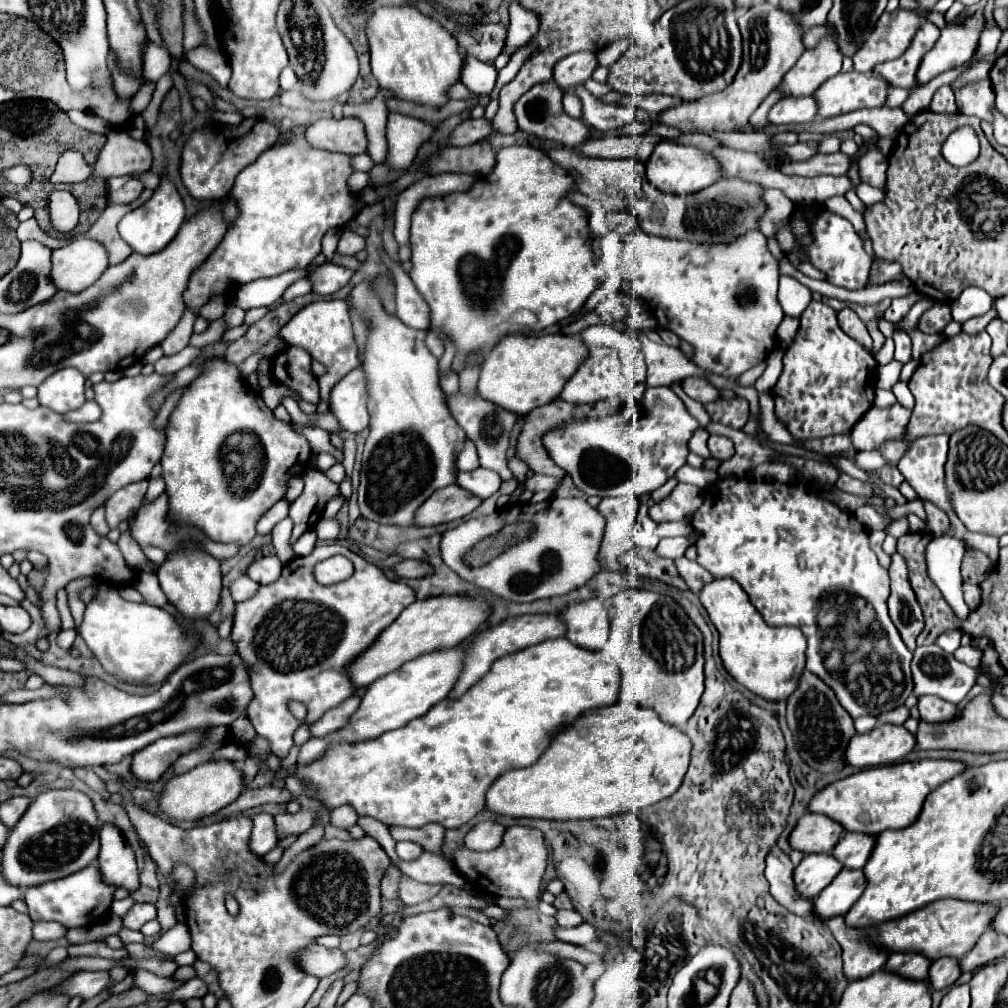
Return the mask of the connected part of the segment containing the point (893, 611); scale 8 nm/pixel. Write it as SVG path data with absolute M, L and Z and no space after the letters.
M901 554L891 556L889 566L889 578L891 578L891 596L889 596L889 616L899 630L905 646L913 652L915 650L915 638L923 630L923 612L915 598L915 592L909 584L907 576L907 562Z

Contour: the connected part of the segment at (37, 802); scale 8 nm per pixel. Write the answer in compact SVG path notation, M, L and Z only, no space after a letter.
M51 790L37 796L17 822L3 848L3 876L15 886L39 886L65 878L99 856L99 820L93 802L77 790Z

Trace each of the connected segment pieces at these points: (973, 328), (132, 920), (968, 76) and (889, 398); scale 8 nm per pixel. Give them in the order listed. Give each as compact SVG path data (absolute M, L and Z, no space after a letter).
M991 308L987 314L983 314L983 316L979 316L979 318L971 318L971 320L967 320L967 322L963 324L963 332L967 332L967 334L983 332L983 330L987 328L987 324L989 324L991 320L995 320L995 318L997 318L997 310Z
M135 904L123 918L123 926L129 930L139 930L145 922L155 920L157 910L153 904Z
M980 62L975 66L966 70L953 82L951 85L952 90L955 92L963 86L970 84L972 82L980 81L983 79L989 79L989 72L993 67L993 63L990 62Z
M875 390L875 402L873 402L873 406L877 406L877 408L889 408L889 406L893 406L897 402L897 398L895 398L895 394L893 392L887 392L887 390Z

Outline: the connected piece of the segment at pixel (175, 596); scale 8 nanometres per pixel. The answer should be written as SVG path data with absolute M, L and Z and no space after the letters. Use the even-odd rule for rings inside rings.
M187 544L185 550L179 550L179 554L175 554L175 558L167 558L167 562L163 566L159 566L157 576L159 576L161 588L167 596L167 600L185 618L191 618L191 620L209 618L219 604L219 594L221 594L219 560L207 552L201 552L193 544ZM167 574L171 574L171 578L167 578Z

